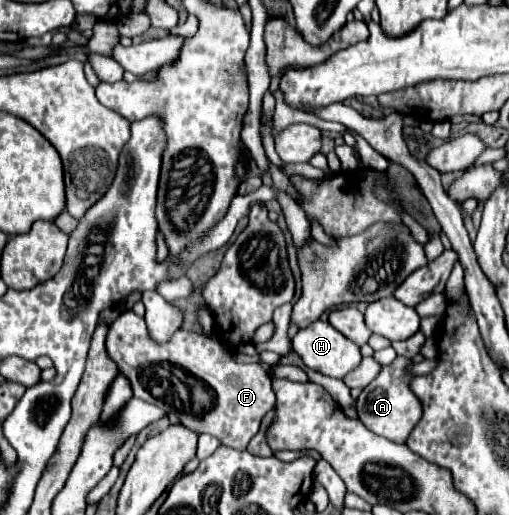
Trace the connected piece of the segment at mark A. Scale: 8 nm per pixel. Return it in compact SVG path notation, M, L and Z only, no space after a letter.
M397 356L395 362L383 366L381 374L367 388L363 388L357 398L357 418L371 432L385 436L391 442L405 442L423 416L423 404L419 404L419 398L415 398L415 392L411 390L411 378L415 378L415 374L409 372L409 366L413 366L411 358Z

